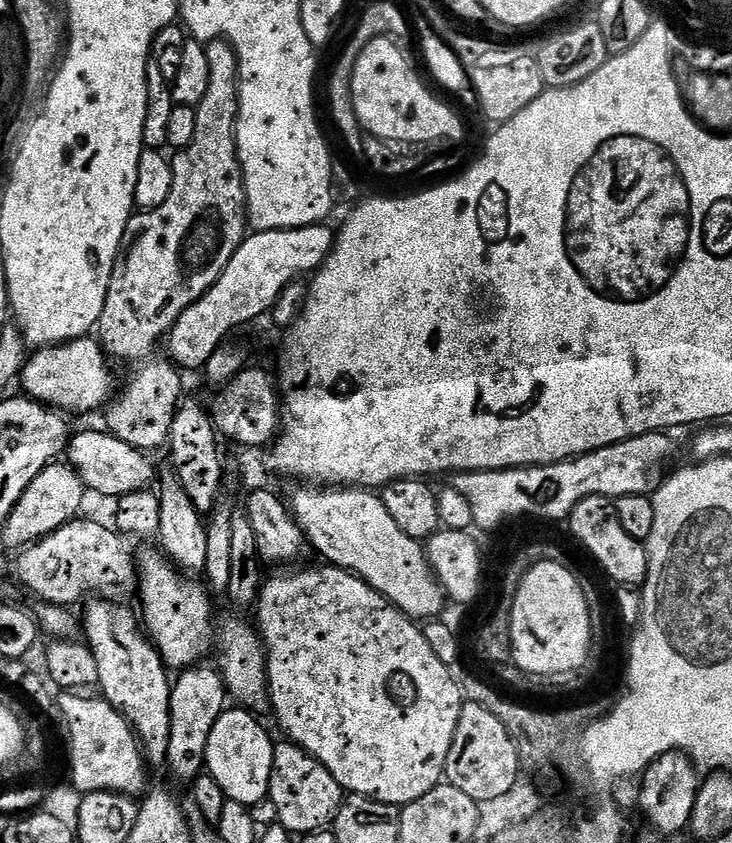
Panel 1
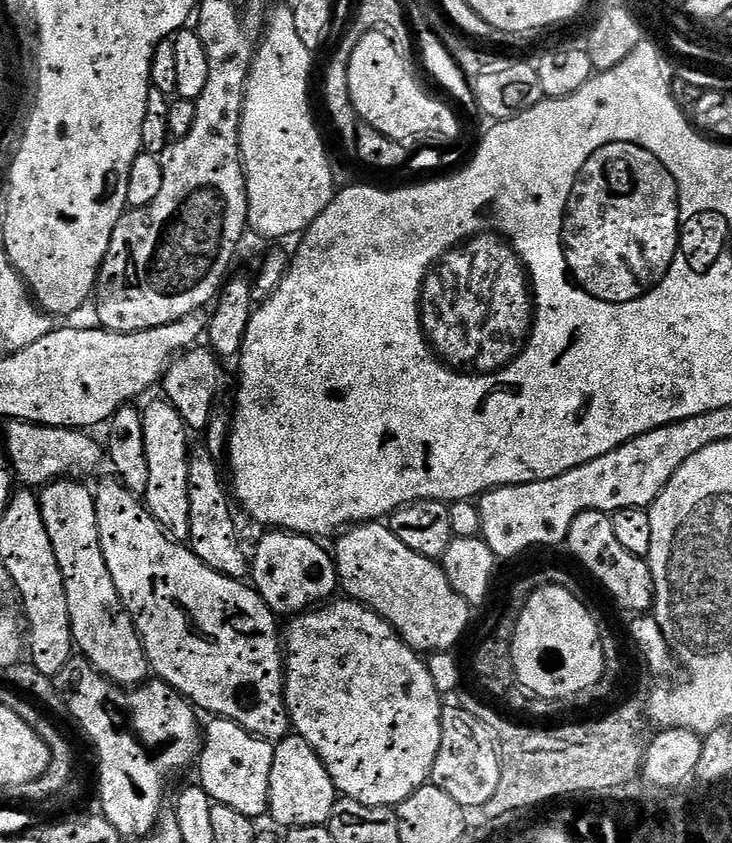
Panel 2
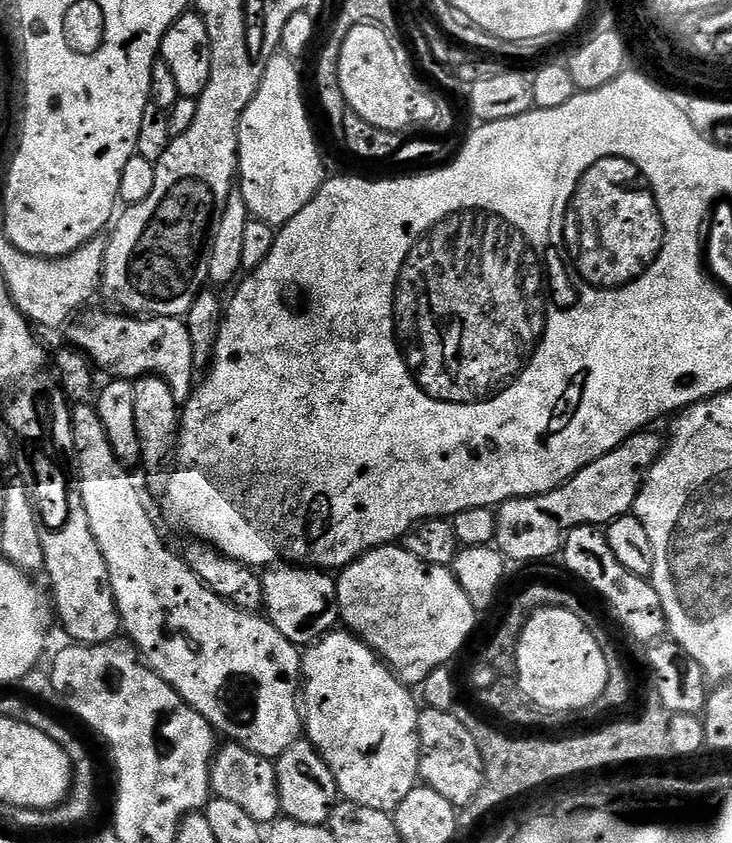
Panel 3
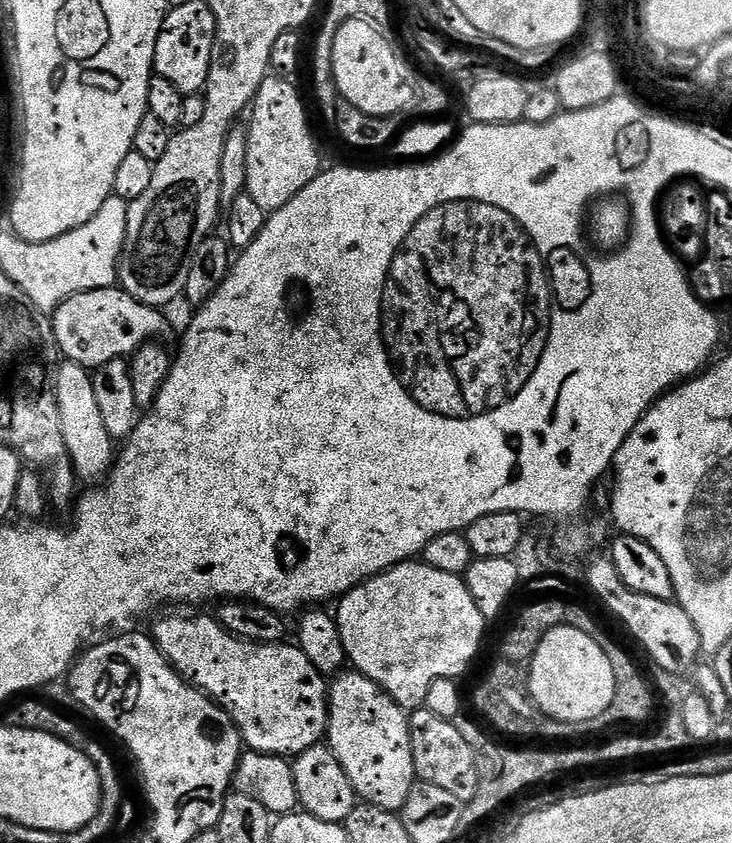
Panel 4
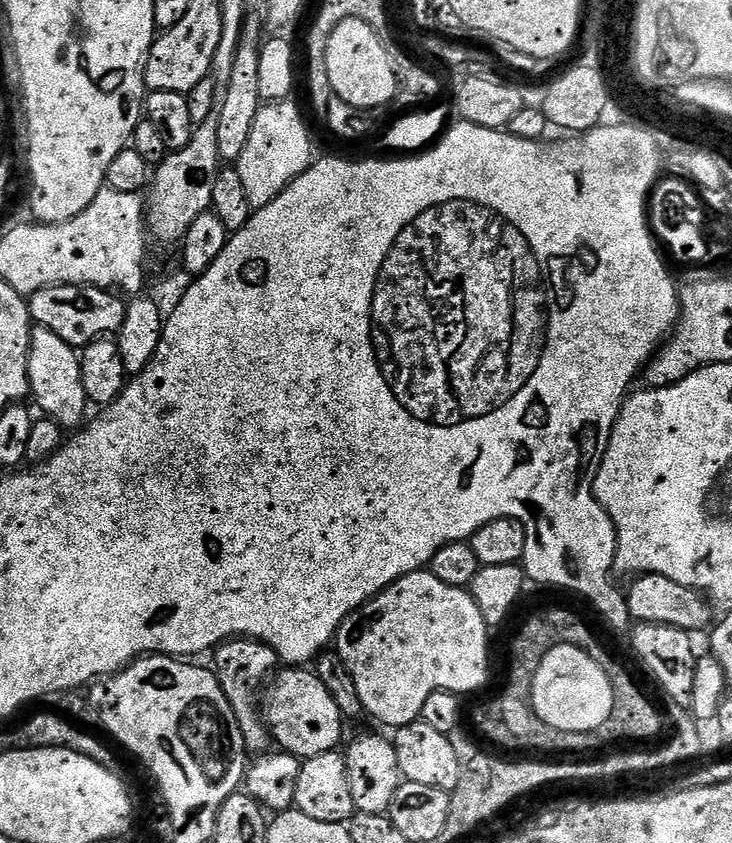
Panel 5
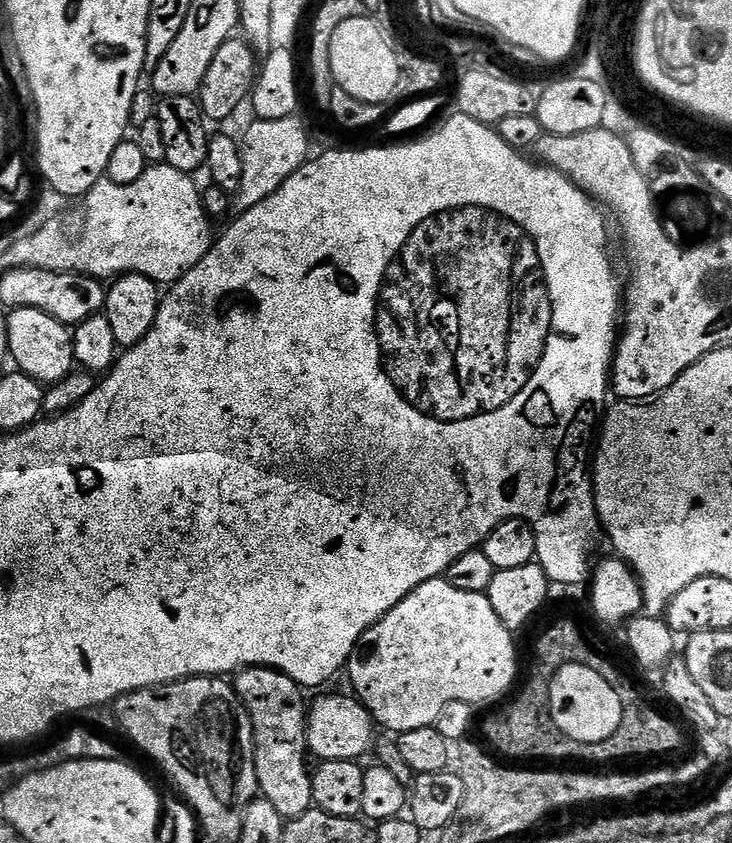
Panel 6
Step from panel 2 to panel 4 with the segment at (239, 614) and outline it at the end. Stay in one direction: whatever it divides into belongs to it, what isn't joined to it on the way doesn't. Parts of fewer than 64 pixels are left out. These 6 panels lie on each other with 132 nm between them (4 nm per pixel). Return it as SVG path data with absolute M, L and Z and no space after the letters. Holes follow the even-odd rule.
M61 363L56 369L56 405L62 422L62 439L66 441L66 450L72 460L71 471L79 479L81 476L84 480L103 481L114 463L114 441L106 434L102 413L98 411L92 372L80 364ZM212 614L164 616L150 629L150 635L169 664L193 688L199 688L223 708L239 728L241 741L251 751L294 758L302 750L310 750L310 746L325 739L328 731L329 685L324 675L310 666L310 658L306 658L295 643L254 644L251 640L240 640L237 636L231 636Z

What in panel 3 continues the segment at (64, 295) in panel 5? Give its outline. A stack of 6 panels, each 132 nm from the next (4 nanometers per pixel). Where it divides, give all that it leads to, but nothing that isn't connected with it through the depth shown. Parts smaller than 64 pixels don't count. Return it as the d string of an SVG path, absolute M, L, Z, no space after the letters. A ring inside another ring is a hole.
M100 308L94 309L93 312L88 311L81 311L66 328L68 340L72 343L69 345L75 351L83 352L97 369L112 368L111 375L122 380L135 382L141 376L149 374L160 376L174 390L174 398L177 404L182 406L188 401L194 387L192 374L194 375L197 371L196 345L194 343L193 333L190 331L189 325L188 328L184 325L185 321L183 319L174 316L150 316L141 318L135 314L125 314L120 310L103 312Z

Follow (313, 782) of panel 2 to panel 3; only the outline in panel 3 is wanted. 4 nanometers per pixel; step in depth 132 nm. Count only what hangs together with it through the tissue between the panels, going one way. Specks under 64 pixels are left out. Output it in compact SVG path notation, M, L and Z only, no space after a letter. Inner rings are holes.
M301 738L274 760L277 776L277 790L280 795L280 811L289 820L303 824L327 825L332 809L338 803L336 779L326 766L322 754L307 738Z

